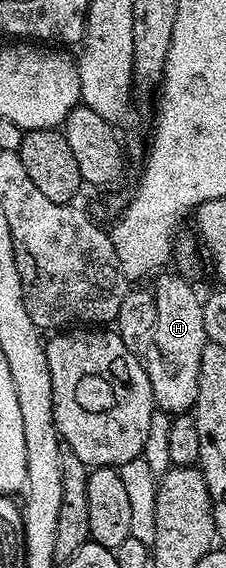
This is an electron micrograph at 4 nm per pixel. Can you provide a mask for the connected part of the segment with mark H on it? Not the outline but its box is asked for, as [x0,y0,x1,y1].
[144,271,207,415]

